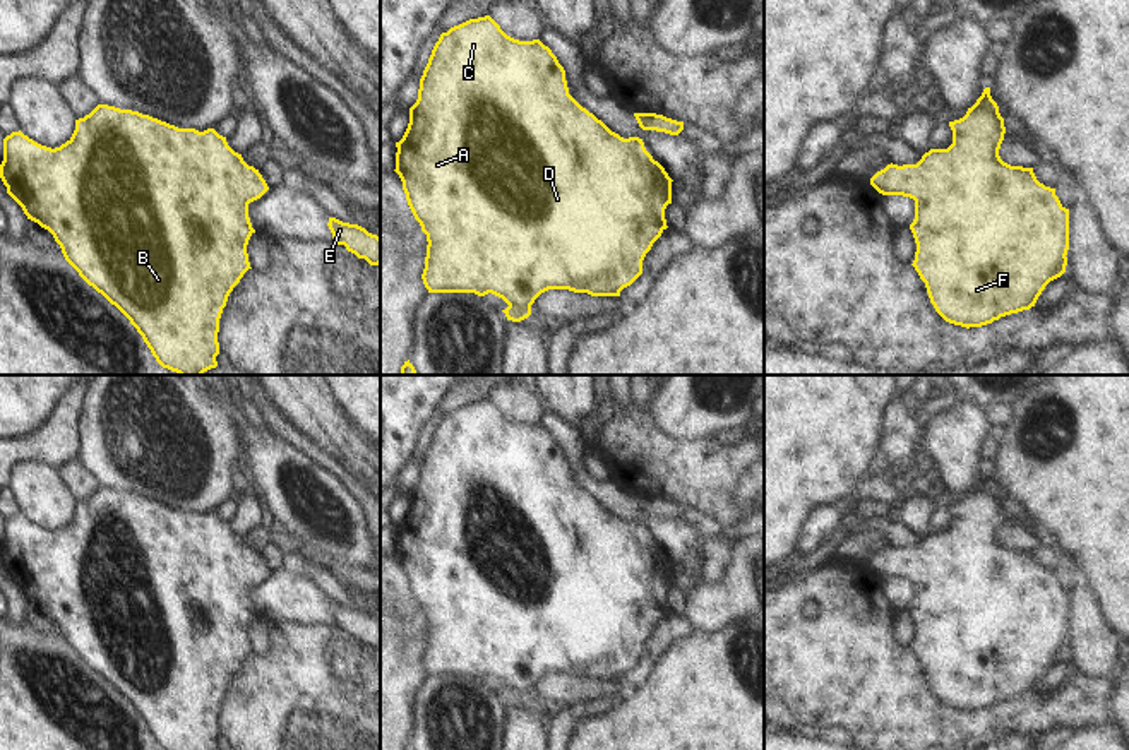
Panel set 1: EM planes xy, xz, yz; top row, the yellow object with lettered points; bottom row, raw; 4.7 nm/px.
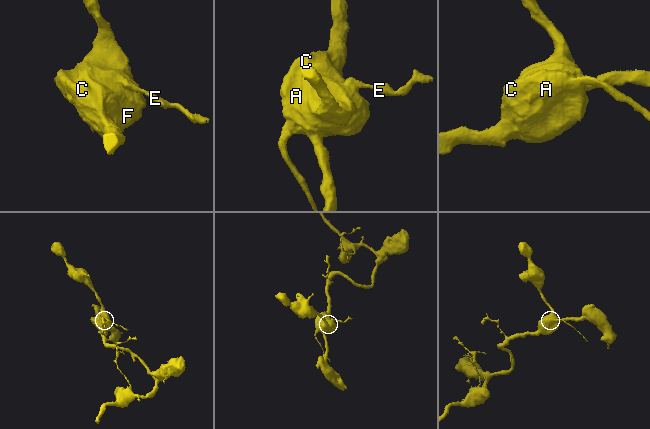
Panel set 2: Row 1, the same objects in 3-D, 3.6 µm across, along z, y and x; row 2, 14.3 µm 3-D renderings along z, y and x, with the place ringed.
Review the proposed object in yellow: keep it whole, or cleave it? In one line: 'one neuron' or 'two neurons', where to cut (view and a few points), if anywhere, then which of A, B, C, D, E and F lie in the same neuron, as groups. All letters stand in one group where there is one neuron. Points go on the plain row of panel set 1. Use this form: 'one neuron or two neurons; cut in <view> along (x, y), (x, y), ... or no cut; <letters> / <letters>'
one neuron; no cut; A B C D E F

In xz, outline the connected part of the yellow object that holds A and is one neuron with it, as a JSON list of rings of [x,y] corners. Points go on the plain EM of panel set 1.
[[[490,401],[469,402],[442,416],[420,462],[418,483],[409,491],[409,507],[396,526],[396,557],[403,565],[408,589],[427,618],[427,640],[421,658],[428,676],[488,676],[502,682],[509,690],[502,693],[507,704],[521,705],[531,699],[535,683],[548,673],[569,673],[591,680],[620,680],[642,658],[642,644],[653,627],[668,611],[665,592],[672,587],[672,562],[646,534],[642,522],[624,522],[601,503],[582,491],[570,478],[565,454],[557,440],[540,423],[519,425],[507,420]]]

